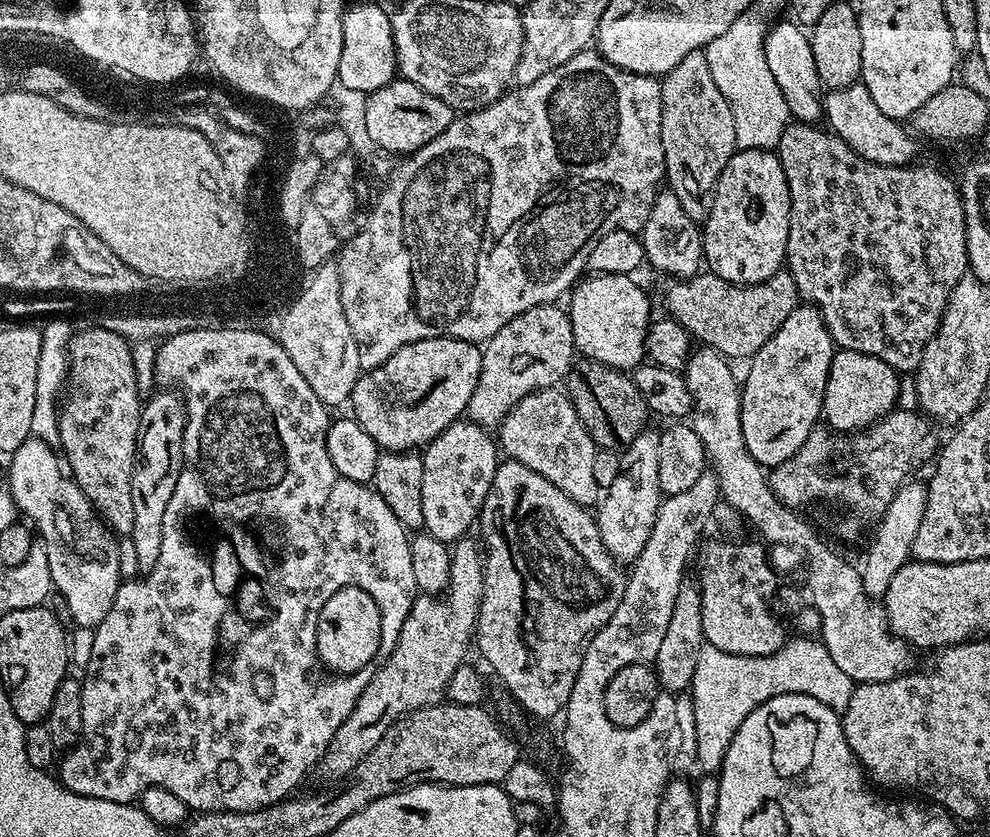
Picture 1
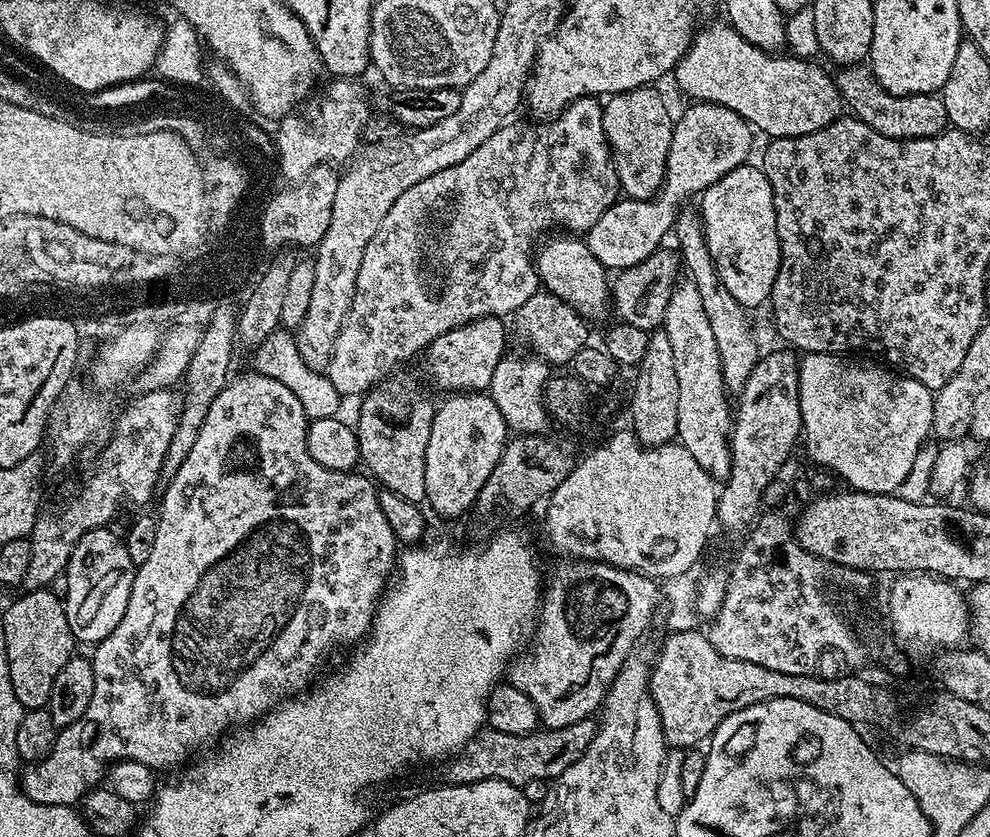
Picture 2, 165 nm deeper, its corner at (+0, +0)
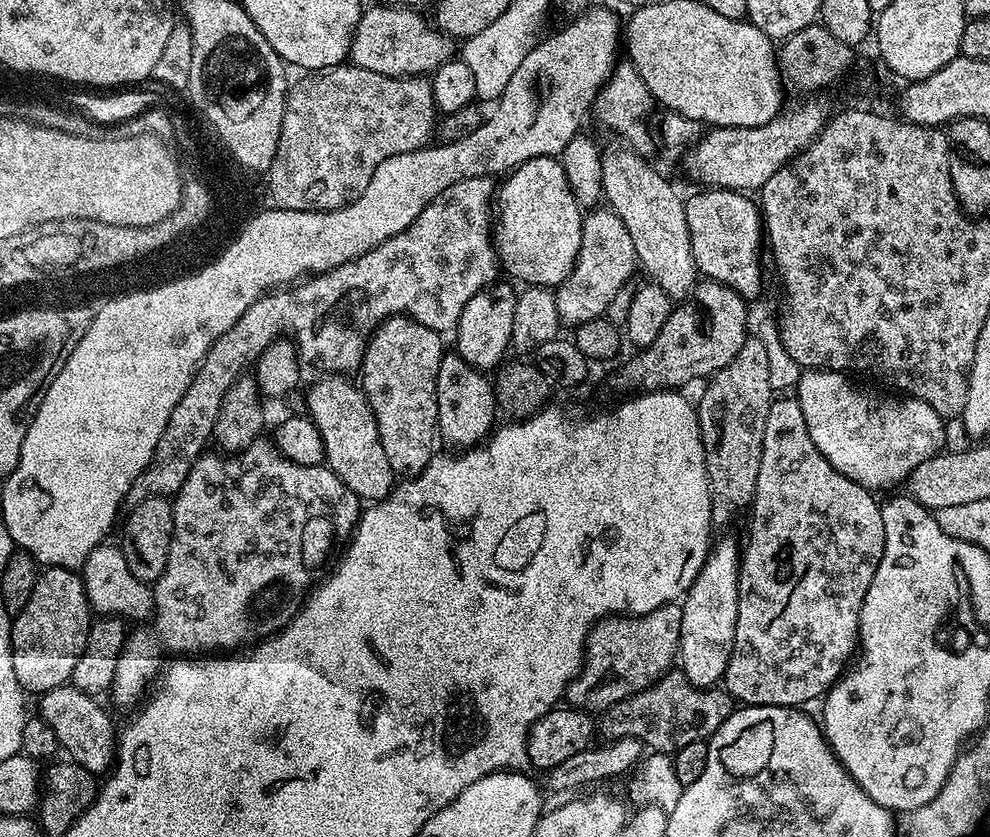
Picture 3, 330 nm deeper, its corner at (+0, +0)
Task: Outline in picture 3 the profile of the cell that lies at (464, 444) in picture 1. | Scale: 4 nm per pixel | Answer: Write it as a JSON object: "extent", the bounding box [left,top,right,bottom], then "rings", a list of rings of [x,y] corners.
{"extent":[436,350,497,450],"rings":[[[455,350],[445,351],[438,366],[436,393],[438,394],[438,418],[436,426],[441,441],[449,444],[452,450],[467,450],[487,441],[497,423],[496,390],[481,369],[470,366]]]}

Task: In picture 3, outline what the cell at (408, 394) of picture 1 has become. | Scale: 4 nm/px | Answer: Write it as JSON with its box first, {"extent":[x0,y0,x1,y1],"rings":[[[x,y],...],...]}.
{"extent":[454,282,517,370],"rings":[[[497,282],[489,284],[481,292],[474,294],[470,302],[466,302],[466,310],[462,310],[460,323],[454,329],[456,335],[454,350],[466,362],[470,362],[470,366],[481,370],[489,370],[488,368],[492,367],[495,369],[505,359],[503,356],[510,352],[517,295],[517,289],[514,290],[503,282]]]}

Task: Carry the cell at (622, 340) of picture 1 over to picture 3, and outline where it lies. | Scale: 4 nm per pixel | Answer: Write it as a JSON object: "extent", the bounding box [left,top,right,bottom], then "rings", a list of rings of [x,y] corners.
{"extent":[494,156,584,289],"rings":[[[539,156],[513,168],[505,180],[508,181],[498,188],[498,211],[494,216],[494,240],[498,245],[499,267],[508,268],[509,274],[525,280],[525,285],[555,289],[570,274],[570,270],[574,270],[574,262],[582,246],[584,225],[582,207],[571,192],[561,161],[554,156]]]}

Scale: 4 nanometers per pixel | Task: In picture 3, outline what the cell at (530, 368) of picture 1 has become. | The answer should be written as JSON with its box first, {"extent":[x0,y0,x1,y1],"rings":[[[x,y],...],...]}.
{"extent":[555,210,638,326],"rings":[[[611,210],[598,211],[589,211],[584,216],[582,246],[578,250],[574,270],[570,270],[570,274],[555,289],[558,314],[564,326],[590,322],[605,315],[610,302],[614,302],[614,294],[629,287],[628,279],[632,271],[638,268],[634,238],[630,238],[630,230],[626,230],[622,218],[618,218],[618,214]]]}

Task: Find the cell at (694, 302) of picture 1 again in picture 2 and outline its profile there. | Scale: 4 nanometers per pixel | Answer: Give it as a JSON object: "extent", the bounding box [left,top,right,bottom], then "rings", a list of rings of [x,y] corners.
{"extent":[610,250,682,334],"rings":[[[661,250],[650,254],[646,262],[638,262],[638,266],[621,268],[615,273],[610,284],[610,300],[619,319],[630,326],[638,326],[638,330],[646,330],[649,334],[657,331],[664,323],[666,306],[670,306],[672,289],[676,287],[682,275],[682,261],[675,251]]]}

